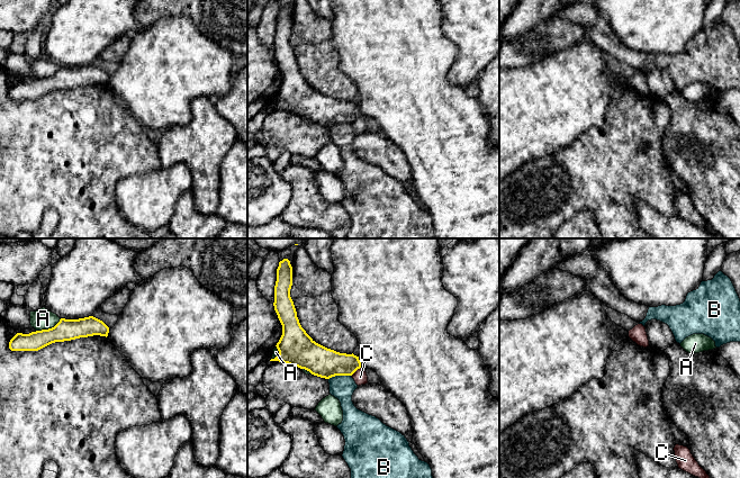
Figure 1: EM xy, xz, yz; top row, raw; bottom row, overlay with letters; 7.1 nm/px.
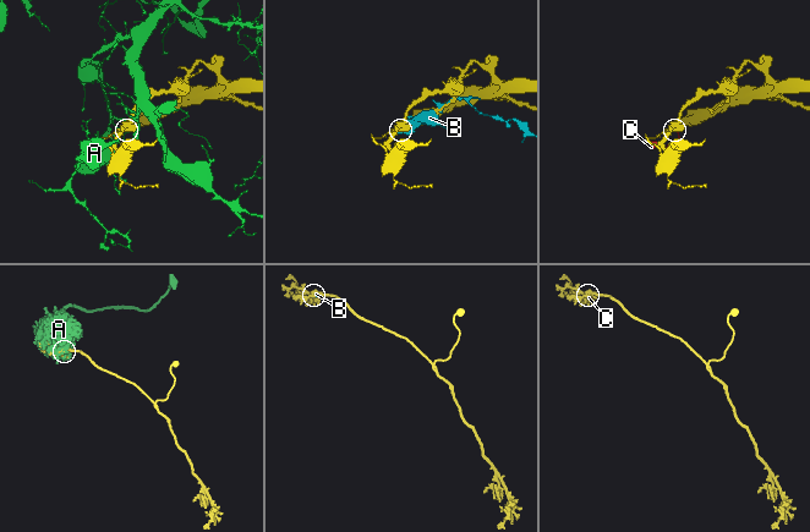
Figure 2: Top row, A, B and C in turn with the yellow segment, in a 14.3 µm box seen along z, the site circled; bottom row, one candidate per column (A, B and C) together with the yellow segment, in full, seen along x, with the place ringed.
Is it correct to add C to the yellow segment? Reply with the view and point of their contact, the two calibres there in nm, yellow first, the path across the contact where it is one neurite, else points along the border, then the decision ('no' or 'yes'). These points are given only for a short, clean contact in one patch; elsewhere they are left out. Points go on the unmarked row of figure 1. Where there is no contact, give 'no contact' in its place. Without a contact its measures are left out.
xz (355, 118) | 220/100 nm | along xz (360, 115), (351, 123) | no

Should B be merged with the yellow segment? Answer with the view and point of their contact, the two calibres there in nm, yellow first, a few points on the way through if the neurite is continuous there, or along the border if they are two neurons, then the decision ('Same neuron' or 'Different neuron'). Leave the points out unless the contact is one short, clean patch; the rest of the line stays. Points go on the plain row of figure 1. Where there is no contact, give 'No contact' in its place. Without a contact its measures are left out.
Touches yellow at xz (340, 123). Thickness 220 nm (yellow) against 180 nm. Different neuron

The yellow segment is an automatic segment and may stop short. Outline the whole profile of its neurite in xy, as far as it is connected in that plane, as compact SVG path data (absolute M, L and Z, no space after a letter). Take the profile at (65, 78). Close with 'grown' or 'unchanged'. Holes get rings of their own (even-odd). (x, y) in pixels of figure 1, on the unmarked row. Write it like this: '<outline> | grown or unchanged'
M89 64L79 67L61 66L52 76L17 81L9 90L11 99L38 99L52 91L93 83L108 84L109 75L100 67Z | unchanged

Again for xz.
M288 7L279 10L274 34L274 58L282 73L282 83L277 91L279 102L270 109L279 109L330 127L335 124L352 124L361 116L359 105L340 101L316 91L301 75L290 45L292 15Z | unchanged

